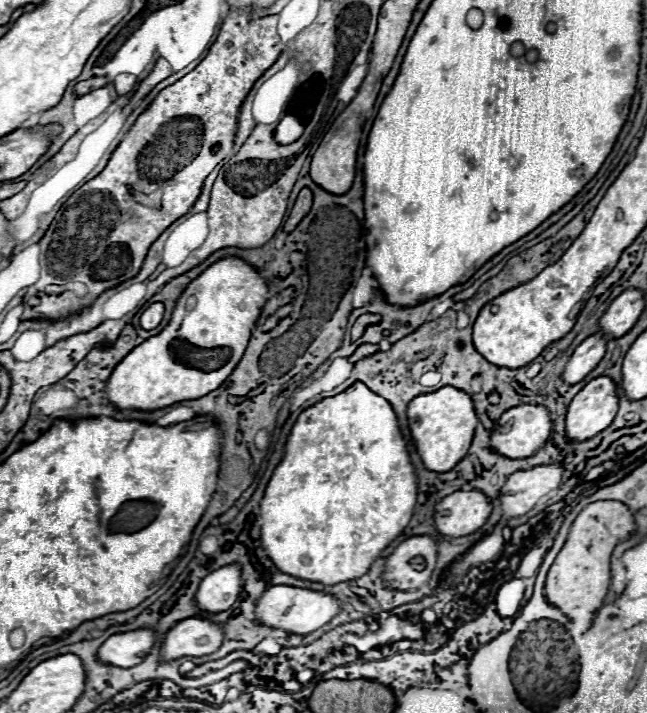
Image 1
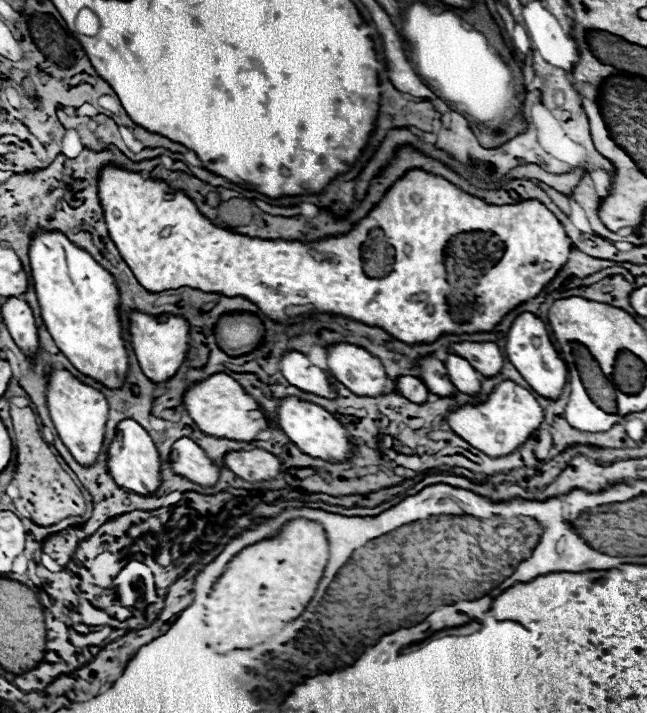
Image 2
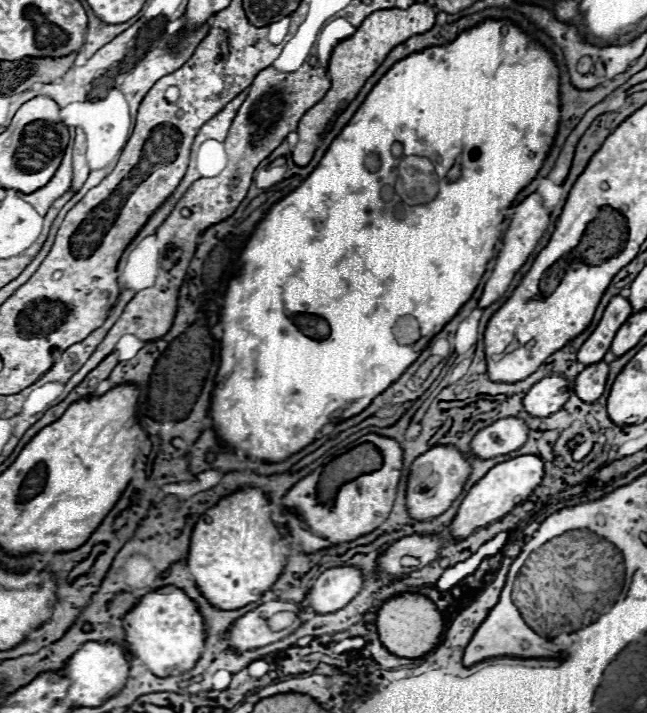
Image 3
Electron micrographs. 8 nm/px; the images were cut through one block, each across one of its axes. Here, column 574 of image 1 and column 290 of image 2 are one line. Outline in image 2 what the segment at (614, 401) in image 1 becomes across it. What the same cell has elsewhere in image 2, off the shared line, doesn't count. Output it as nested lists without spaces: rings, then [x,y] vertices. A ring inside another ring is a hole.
[[[286,396],[284,400],[280,400],[278,408],[278,428],[300,448],[304,450],[304,454],[312,456],[312,458],[322,458],[328,462],[344,462],[350,456],[352,444],[350,438],[346,434],[346,430],[342,428],[342,424],[330,414],[326,412],[322,406],[316,406],[312,402],[300,400],[296,396]]]

